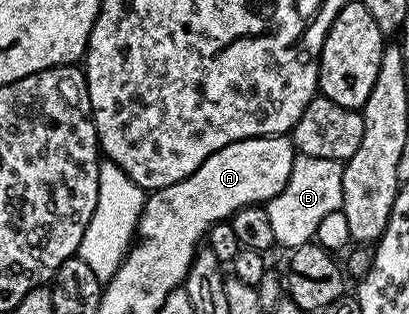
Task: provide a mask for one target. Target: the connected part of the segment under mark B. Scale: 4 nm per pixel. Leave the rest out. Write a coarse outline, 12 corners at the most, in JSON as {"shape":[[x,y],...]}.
{"shape":[[296,157],[265,203],[280,247],[312,241],[342,207],[342,162]]}

